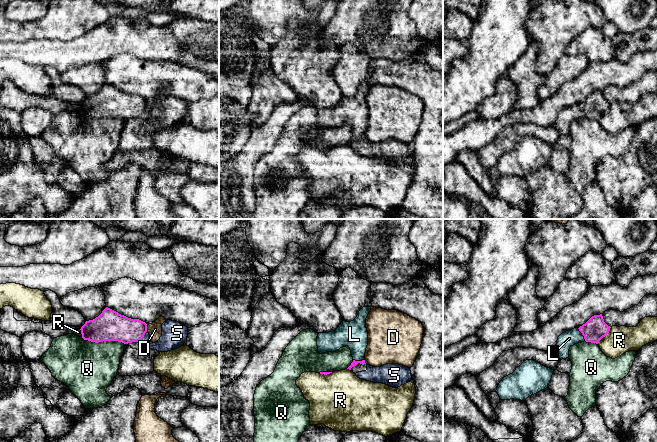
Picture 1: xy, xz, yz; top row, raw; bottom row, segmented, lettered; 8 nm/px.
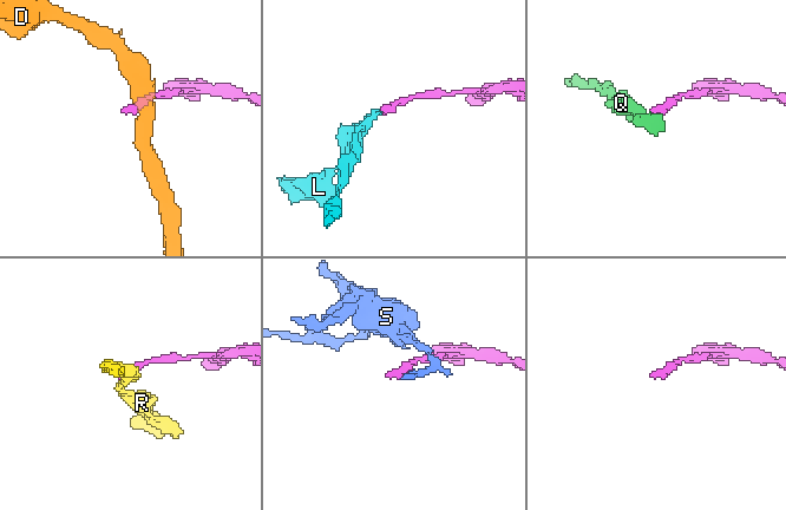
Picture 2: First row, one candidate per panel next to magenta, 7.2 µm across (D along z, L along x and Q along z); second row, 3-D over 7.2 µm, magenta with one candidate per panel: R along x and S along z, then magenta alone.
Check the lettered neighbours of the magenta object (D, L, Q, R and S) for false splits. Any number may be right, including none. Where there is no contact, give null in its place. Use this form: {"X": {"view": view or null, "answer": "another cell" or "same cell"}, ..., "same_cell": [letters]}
{"D": {"view": "xy", "answer": "another cell"}, "L": {"view": "yz", "answer": "same cell"}, "Q": {"view": "xy", "answer": "another cell"}, "R": {"view": "yz", "answer": "another cell"}, "S": {"view": "xy", "answer": "another cell"}, "same_cell": ["L"]}

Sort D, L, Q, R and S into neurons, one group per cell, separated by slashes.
D / L / Q / R / S

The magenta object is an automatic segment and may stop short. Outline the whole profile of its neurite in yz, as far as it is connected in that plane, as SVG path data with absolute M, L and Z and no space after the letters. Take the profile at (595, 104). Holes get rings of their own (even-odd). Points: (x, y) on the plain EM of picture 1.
M602 90L594 91L579 104L562 109L558 113L555 127L561 136L569 134L571 122L584 117L598 120L609 109L610 104L604 98Z

